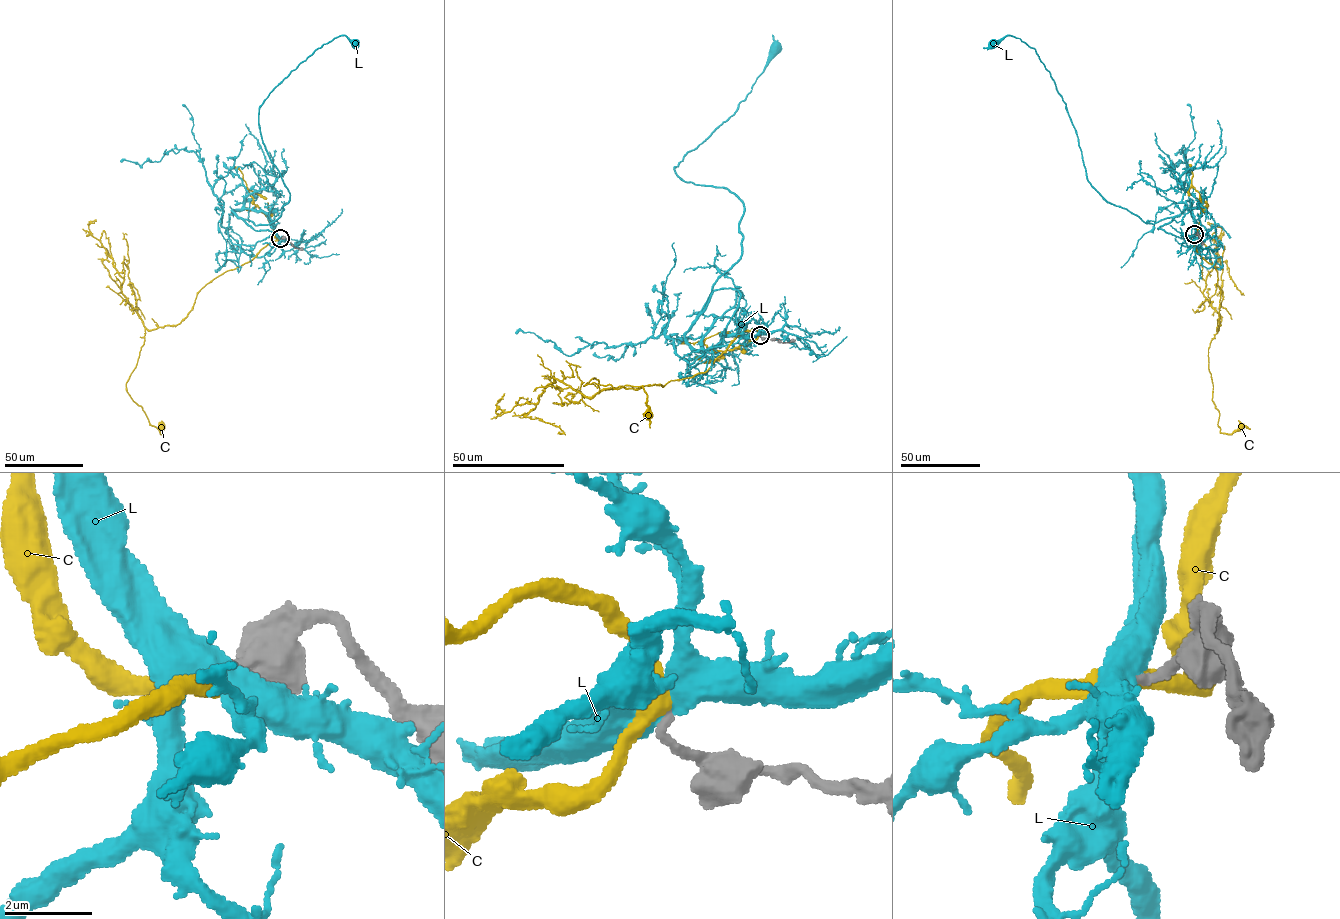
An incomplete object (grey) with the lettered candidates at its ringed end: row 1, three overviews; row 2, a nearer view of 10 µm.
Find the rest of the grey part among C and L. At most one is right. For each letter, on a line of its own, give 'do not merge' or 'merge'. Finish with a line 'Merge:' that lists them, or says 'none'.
C: merge
L: do not merge
Merge: C

